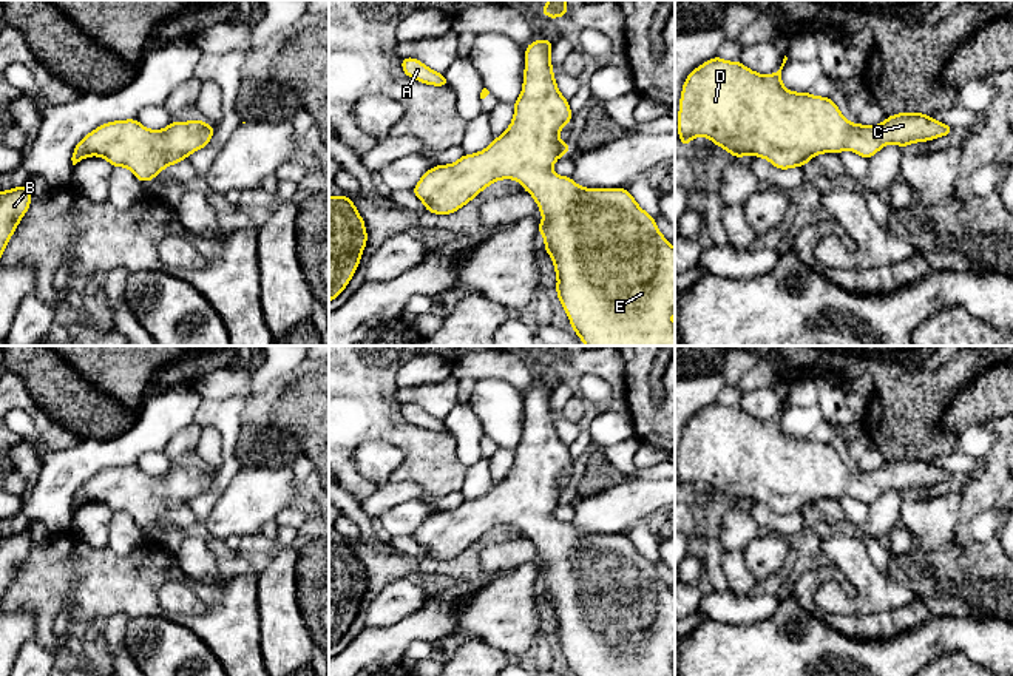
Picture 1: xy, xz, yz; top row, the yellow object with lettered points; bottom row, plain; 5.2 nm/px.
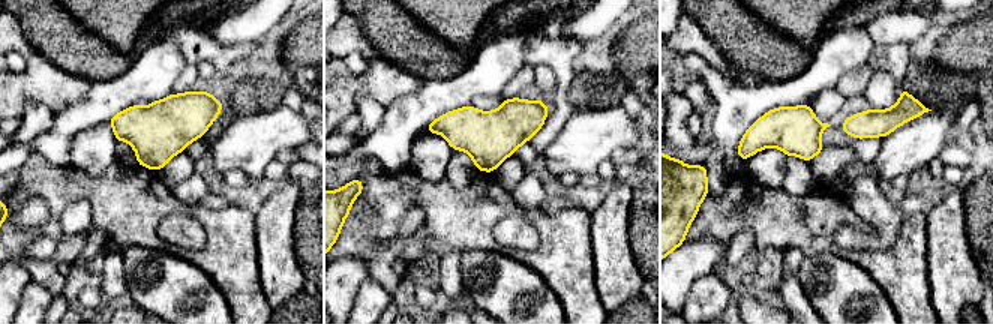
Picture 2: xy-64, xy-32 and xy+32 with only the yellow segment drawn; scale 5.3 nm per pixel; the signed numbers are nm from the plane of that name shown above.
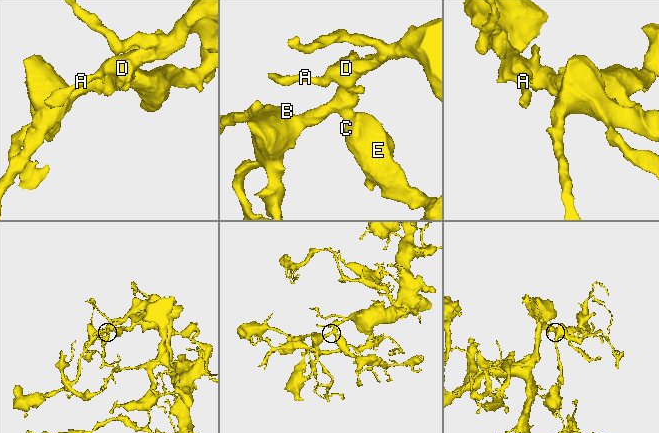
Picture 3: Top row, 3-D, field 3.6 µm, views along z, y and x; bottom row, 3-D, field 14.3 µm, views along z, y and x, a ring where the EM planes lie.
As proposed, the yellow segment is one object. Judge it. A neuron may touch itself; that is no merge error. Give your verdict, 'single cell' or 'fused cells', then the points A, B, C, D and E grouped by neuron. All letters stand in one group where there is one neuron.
single cell | A B C D E

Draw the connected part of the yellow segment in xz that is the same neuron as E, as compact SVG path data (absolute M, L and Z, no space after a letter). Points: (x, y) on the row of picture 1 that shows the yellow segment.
M547 39L527 46L523 86L508 130L494 137L488 148L428 170L412 193L426 211L449 215L494 181L520 182L544 216L537 232L554 264L556 293L584 344L675 346L675 248L658 230L656 221L622 187L584 188L571 177L551 171L554 162L571 151L571 144L564 145L559 133L573 119L568 99L556 85L551 48L553 42Z

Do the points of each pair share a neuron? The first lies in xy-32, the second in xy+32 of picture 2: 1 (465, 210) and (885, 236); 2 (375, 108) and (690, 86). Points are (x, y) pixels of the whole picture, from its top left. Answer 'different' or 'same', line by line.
1: different
2: same

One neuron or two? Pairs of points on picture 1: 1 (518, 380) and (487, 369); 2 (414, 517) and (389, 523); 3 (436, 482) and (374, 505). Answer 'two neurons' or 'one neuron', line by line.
1: one neuron
2: one neuron
3: two neurons

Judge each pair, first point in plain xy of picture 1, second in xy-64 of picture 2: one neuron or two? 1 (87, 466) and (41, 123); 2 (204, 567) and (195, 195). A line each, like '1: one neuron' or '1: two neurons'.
1: two neurons
2: one neuron

